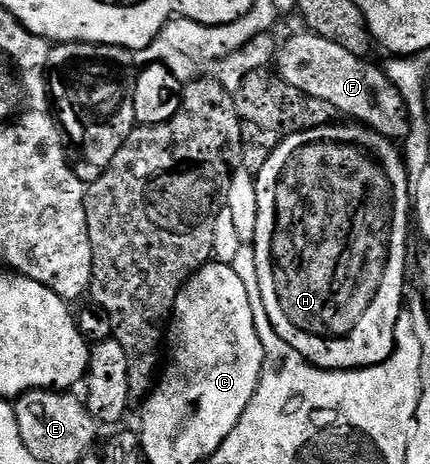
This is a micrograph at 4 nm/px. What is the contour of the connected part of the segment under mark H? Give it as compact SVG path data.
M342 122L346 124L326 124L323 128L306 128L296 130L290 136L285 136L282 143L274 147L270 157L264 162L264 166L256 173L254 185L256 186L256 230L254 231L254 239L252 247L256 254L256 274L260 274L260 294L262 299L260 303L264 306L264 310L268 310L268 318L272 322L272 326L276 330L276 334L280 334L283 345L289 351L299 352L308 363L313 364L316 368L324 368L327 370L353 370L356 368L370 368L374 364L383 364L394 352L394 345L398 335L398 320L404 314L404 300L402 304L402 295L406 292L406 256L402 253L402 239L409 232L412 232L412 181L406 173L406 161L403 160L399 145L395 141L390 140L386 136L381 136L372 129L359 126L354 122Z

